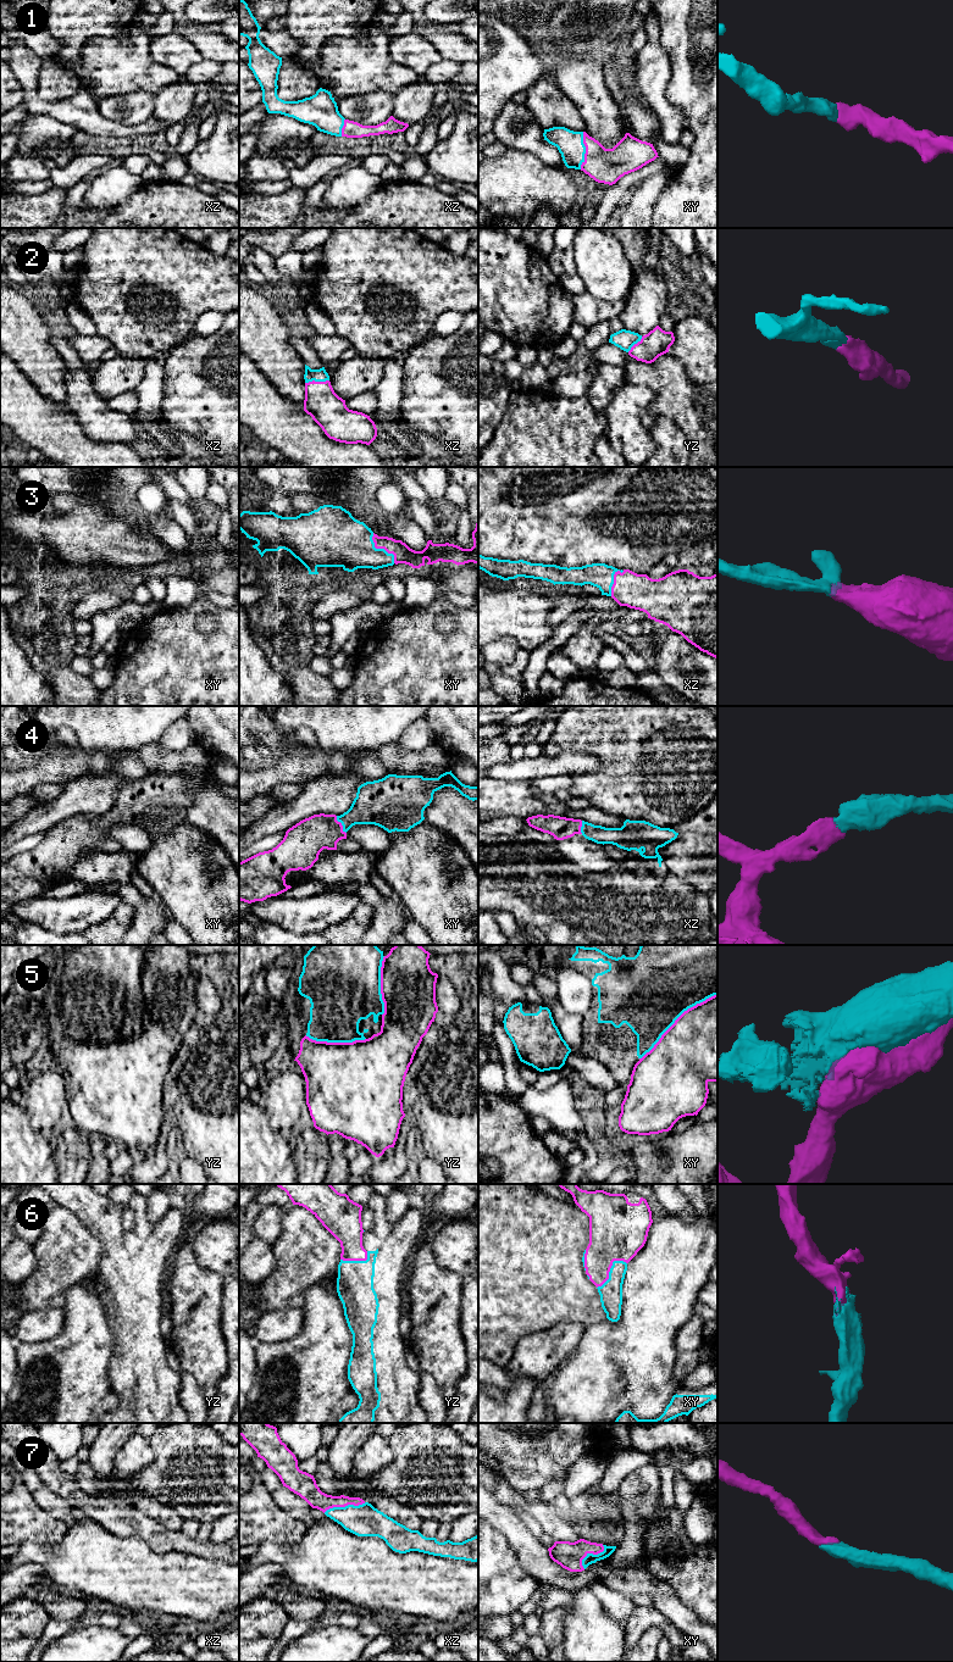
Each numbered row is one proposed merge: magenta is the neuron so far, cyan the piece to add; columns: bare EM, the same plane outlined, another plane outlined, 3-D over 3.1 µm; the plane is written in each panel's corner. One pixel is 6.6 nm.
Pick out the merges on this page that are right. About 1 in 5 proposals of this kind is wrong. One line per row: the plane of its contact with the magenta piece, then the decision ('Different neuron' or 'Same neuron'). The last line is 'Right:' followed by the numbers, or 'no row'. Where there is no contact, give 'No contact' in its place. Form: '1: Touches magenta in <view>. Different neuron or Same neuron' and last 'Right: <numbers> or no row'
1: Touches magenta in xy. Same neuron
2: Touches magenta in xz. Same neuron
3: Touches magenta in xy. Same neuron
4: Touches magenta in xy. Same neuron
5: Touches magenta in xy. Different neuron
6: Touches magenta in xy. Same neuron
7: Touches magenta in xz. Same neuron
Right: 1, 2, 3, 4, 6, 7

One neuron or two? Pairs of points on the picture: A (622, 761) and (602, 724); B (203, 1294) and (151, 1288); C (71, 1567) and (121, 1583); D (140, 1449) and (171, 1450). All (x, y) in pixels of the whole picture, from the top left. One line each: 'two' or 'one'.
A: one
B: two
C: one
D: two

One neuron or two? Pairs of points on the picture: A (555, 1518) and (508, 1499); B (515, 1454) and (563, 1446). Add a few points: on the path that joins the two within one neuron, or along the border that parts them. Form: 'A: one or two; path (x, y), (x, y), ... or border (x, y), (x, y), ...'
A: one; path (543, 1515), (520, 1502)
B: one; path (527, 1446), (550, 1446)

